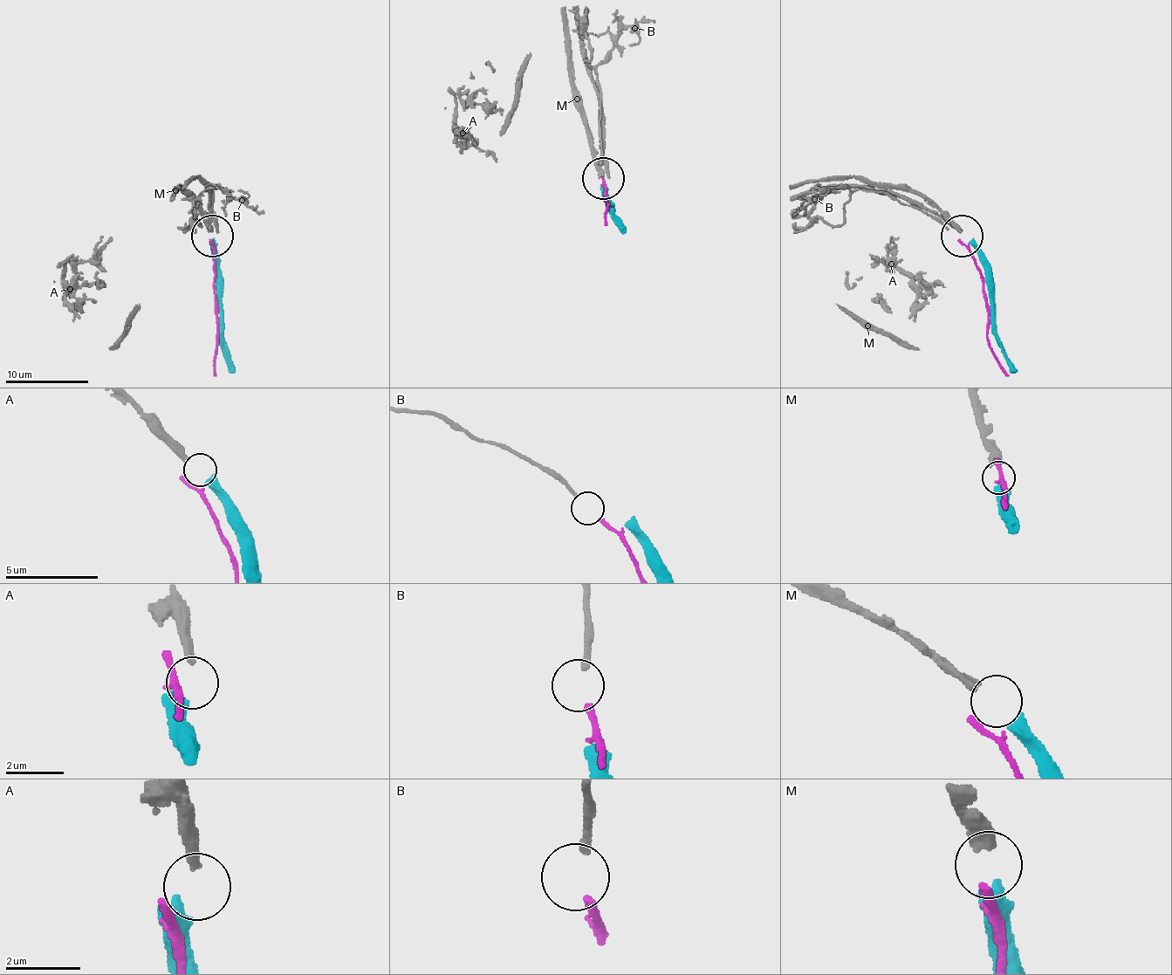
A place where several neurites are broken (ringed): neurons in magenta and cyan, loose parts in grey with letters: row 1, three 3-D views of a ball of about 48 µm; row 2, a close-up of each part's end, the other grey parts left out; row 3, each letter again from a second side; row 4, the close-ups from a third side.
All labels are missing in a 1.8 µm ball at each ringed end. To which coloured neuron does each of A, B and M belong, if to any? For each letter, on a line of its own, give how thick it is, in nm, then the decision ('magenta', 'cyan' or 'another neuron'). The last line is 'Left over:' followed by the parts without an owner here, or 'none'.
A: calibre 340 nm; another neuron
B: calibre 180 nm; magenta
M: calibre 360 nm; cyan
Left over: A

